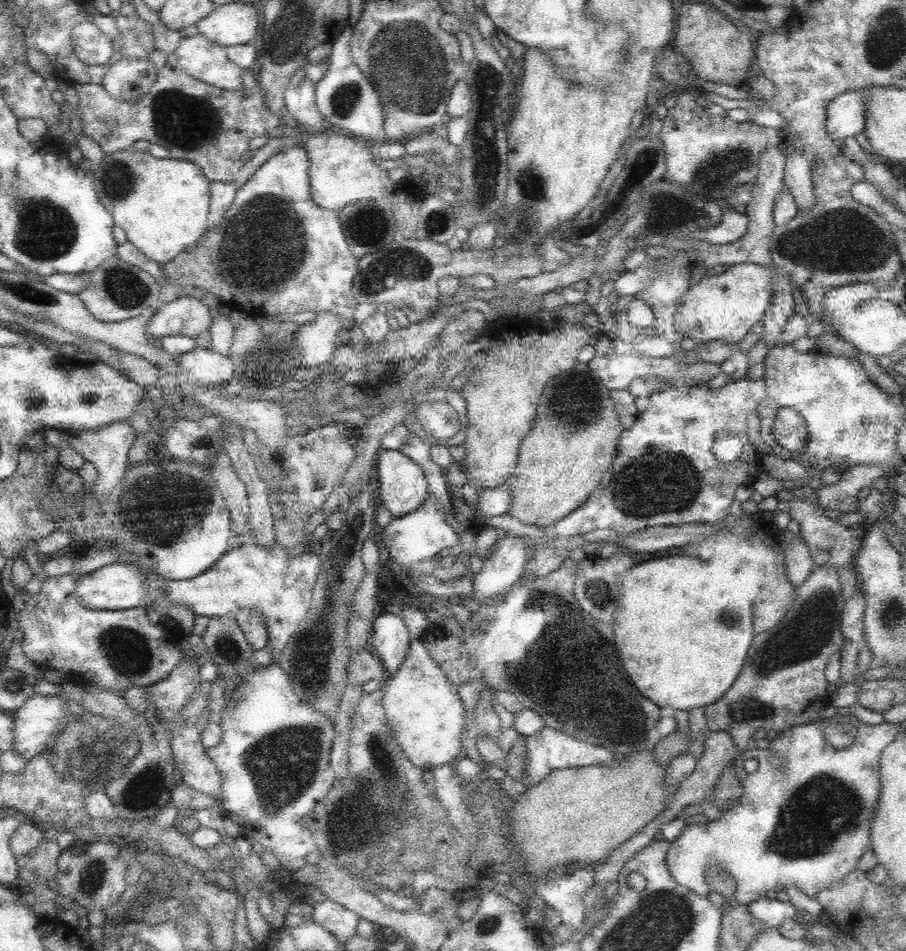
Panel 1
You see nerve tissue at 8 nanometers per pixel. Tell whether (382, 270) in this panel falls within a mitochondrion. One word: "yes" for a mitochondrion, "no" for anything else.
yes

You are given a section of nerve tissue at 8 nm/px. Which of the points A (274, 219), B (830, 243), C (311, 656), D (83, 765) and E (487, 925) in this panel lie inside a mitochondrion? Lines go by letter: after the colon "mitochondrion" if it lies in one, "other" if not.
A: mitochondrion
B: mitochondrion
C: mitochondrion
D: mitochondrion
E: mitochondrion

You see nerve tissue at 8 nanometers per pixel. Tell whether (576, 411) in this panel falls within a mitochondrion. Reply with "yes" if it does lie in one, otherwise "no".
yes

